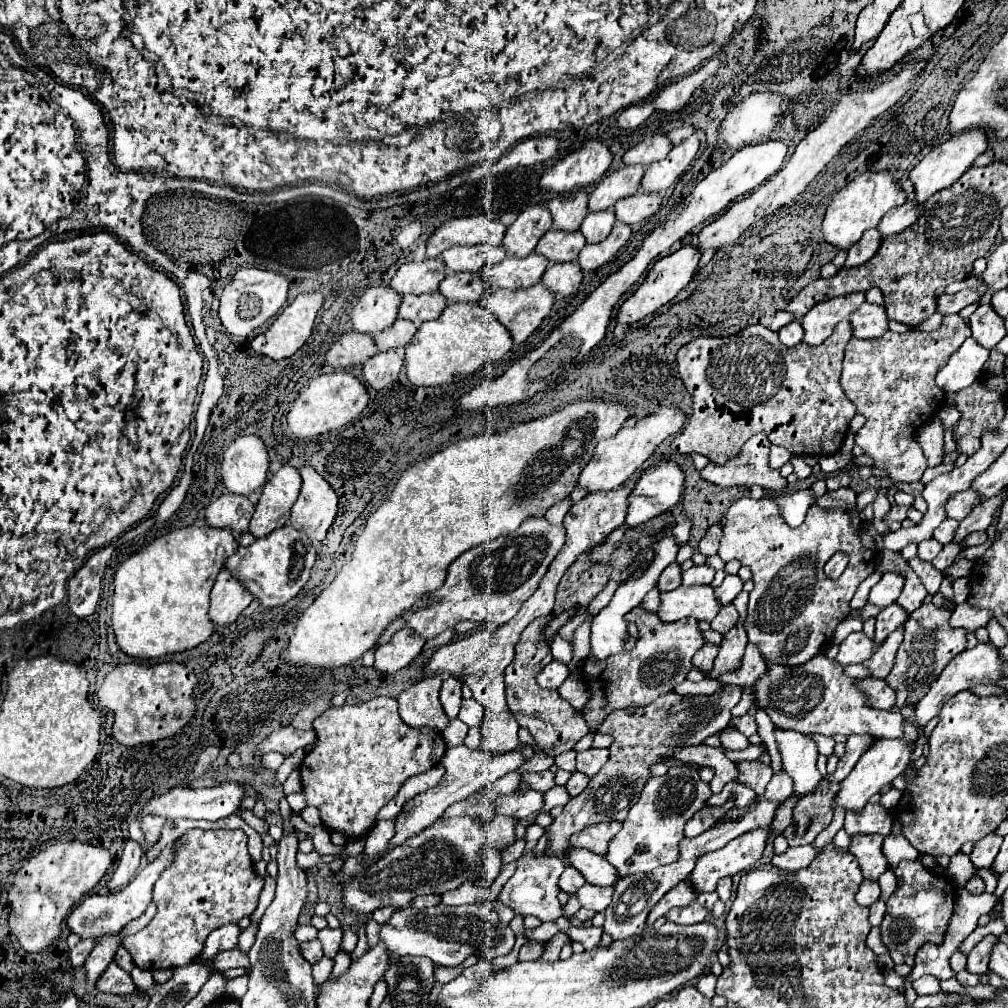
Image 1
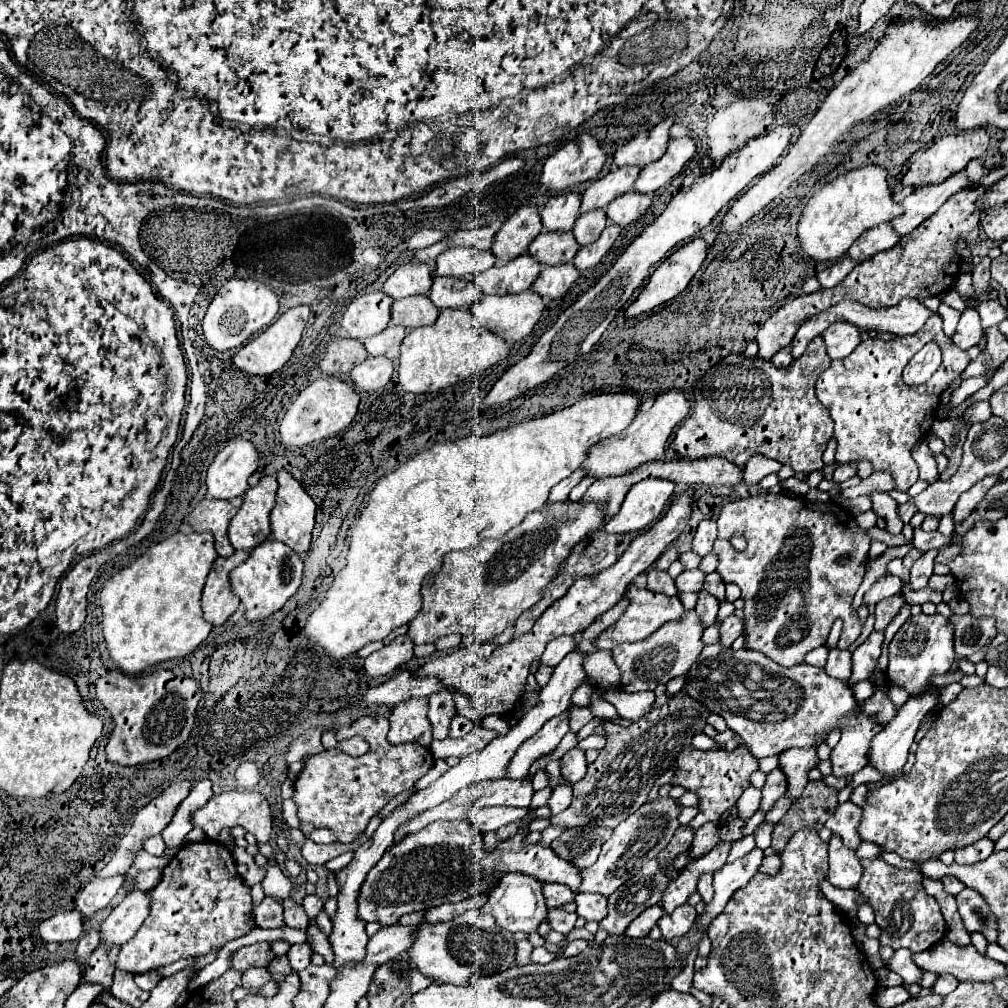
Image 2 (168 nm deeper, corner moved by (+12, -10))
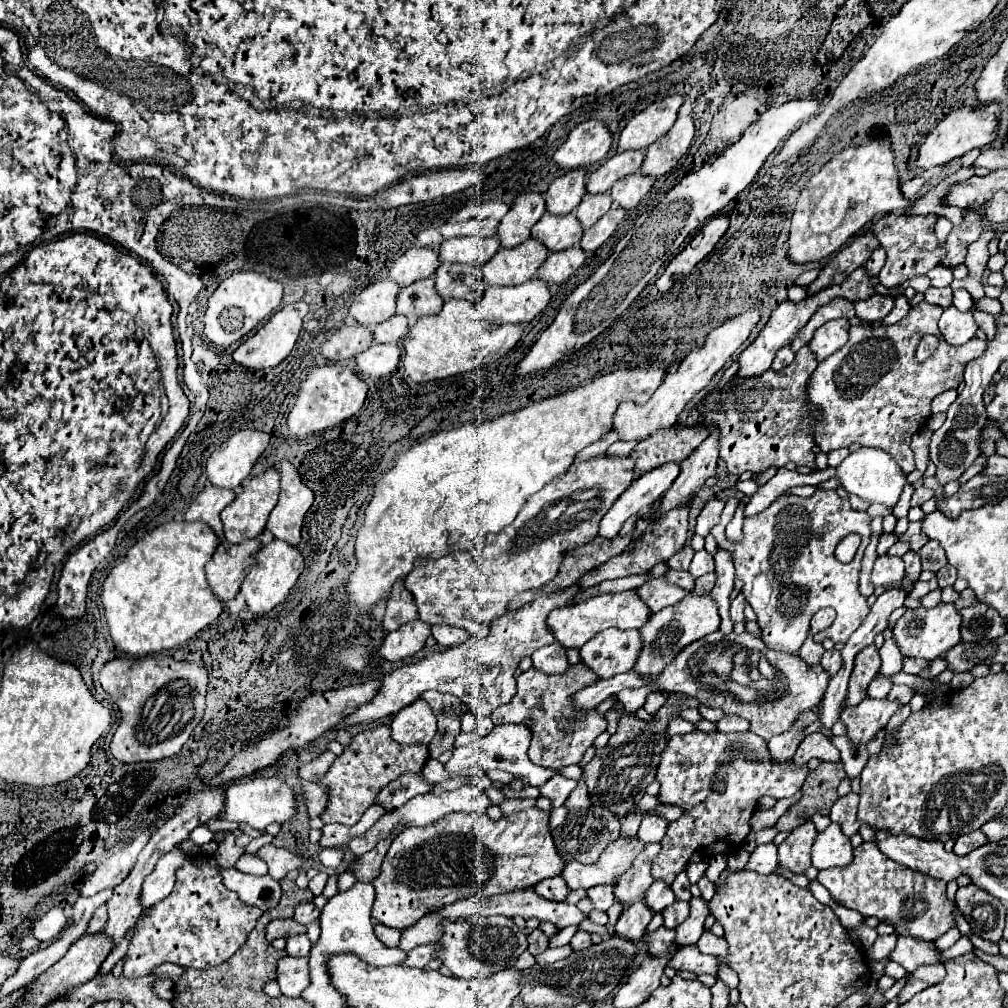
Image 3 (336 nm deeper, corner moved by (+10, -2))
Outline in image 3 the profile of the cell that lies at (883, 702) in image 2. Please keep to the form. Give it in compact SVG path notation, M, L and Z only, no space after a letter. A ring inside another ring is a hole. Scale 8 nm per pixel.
M892 686L892 690L888 692L888 698L890 700L896 700L896 702L900 702L900 704L908 704L910 700L912 700L912 696L914 696L914 690L912 688L908 688L908 686Z

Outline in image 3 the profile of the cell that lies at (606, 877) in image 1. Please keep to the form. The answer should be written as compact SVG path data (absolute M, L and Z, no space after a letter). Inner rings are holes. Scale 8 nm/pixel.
M530 808L518 814L502 816L498 822L492 822L486 814L452 812L424 828L412 826L412 828L406 828L400 836L396 836L396 840L392 842L384 858L380 874L374 880L376 900L372 906L372 918L384 926L404 930L430 910L464 900L468 896L490 898L502 892L522 890L538 884L540 880L560 876L564 866L566 862L556 852L556 846L550 834L548 812Z

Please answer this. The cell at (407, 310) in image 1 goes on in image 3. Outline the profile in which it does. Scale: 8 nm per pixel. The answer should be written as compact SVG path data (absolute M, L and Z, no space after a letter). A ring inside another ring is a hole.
M424 278L400 290L396 302L396 314L404 314L410 320L420 316L432 316L442 310L442 298L434 290L434 278Z

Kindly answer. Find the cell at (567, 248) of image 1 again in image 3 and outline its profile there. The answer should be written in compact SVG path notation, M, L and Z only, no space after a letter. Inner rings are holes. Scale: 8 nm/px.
M546 212L538 220L538 224L532 228L532 238L542 242L550 252L560 252L560 250L568 250L576 246L582 234L584 230L574 214L556 218Z

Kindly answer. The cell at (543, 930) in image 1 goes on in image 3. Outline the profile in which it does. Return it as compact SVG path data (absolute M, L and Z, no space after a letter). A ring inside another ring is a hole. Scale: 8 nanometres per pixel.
M589 918L585 919L578 925L578 930L584 930L590 934L592 933L600 934L602 938L608 938L608 936L610 936L610 934L608 934L606 930L604 930L604 926L594 923Z

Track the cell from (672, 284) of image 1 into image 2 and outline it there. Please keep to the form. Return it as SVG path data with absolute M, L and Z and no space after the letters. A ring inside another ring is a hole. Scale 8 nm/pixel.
M698 236L698 238L692 238L688 244L680 246L680 248L678 248L674 254L670 254L664 262L660 262L660 266L656 268L656 272L650 276L650 282L646 284L646 288L644 288L644 290L640 292L640 296L628 306L626 318L636 318L636 316L640 316L640 314L644 314L644 312L650 312L652 308L656 308L656 306L672 300L674 296L678 296L678 294L690 284L690 280L694 278L694 274L696 274L698 268L702 266L702 262L704 262L704 258L706 258L706 250L708 250L706 240Z

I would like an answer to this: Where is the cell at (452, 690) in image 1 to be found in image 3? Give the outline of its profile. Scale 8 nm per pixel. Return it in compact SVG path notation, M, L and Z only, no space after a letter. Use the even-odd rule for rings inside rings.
M436 690L424 692L422 698L428 702L438 718L438 732L430 742L430 758L438 758L442 752L452 750L454 738L460 732L462 702L452 694L442 694Z

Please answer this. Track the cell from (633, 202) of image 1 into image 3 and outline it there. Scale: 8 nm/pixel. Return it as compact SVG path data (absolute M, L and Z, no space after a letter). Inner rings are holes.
M632 174L632 176L616 182L616 186L612 186L612 200L614 200L614 204L618 204L624 210L636 208L640 204L640 200L652 190L652 184L654 184L652 178Z

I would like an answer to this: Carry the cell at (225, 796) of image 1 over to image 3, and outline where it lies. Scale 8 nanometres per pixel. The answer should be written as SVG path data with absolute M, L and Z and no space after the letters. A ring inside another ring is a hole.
M250 778L244 782L232 784L224 792L224 812L220 814L230 822L244 822L256 830L266 830L272 822L286 822L294 814L294 796L292 790L278 778Z

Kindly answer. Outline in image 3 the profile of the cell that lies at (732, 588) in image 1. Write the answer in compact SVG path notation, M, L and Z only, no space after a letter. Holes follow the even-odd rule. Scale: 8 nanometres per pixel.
M714 572L700 576L700 578L696 580L696 586L694 586L692 592L694 592L694 594L708 594L708 592L712 590L712 586L714 586L714 580L716 580L716 574L714 574Z

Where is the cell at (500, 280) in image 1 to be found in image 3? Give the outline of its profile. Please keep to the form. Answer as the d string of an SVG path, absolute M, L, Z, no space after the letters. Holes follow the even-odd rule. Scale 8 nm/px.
M534 238L526 240L524 244L520 244L516 248L500 248L494 254L494 258L482 266L484 284L486 286L514 286L514 284L524 284L528 280L534 280L536 270L544 264L546 258L548 258L548 250L540 242L536 242Z

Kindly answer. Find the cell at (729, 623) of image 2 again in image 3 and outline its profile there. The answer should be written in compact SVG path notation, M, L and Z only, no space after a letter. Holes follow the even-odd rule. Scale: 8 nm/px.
M738 594L732 604L730 604L730 618L732 622L744 622L744 606L746 606L746 600L742 594Z

